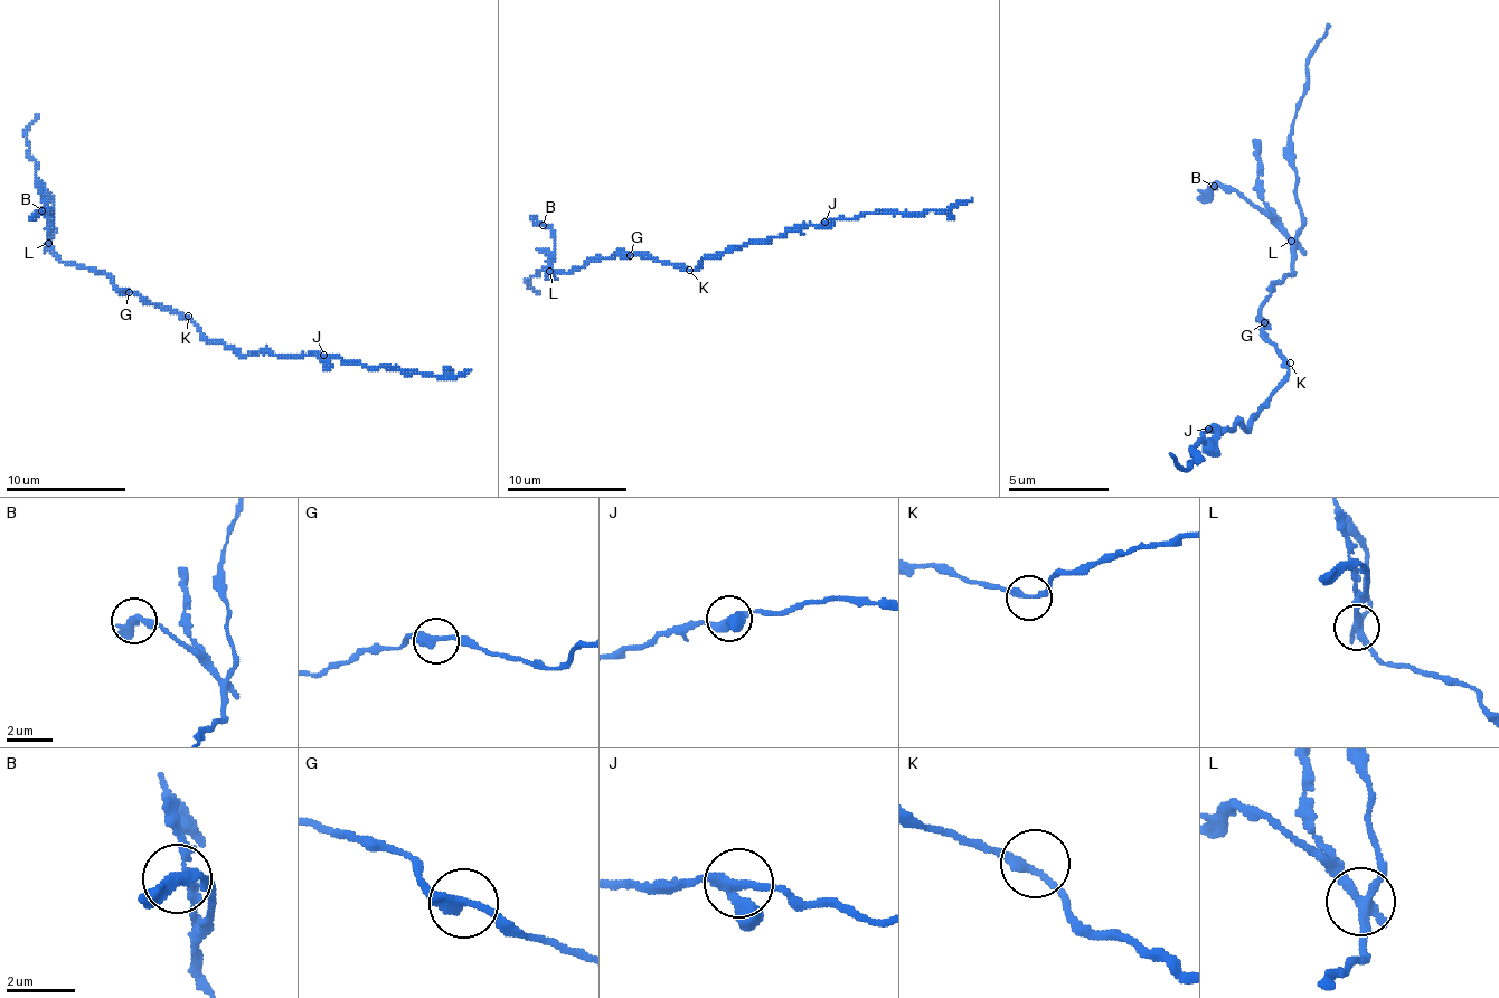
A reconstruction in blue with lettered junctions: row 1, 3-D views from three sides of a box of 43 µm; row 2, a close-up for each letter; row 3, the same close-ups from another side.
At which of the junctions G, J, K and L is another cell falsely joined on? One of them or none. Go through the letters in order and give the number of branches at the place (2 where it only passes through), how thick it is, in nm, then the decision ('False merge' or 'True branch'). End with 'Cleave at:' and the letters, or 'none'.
G: Branches: 2. Thickness 320 nm. True branch
J: Branches: 3. Thickness 280 nm. True branch
K: Branches: 2. Thickness 220 nm. True branch
L: Branches: 3. Thickness 280 nm. False merge
Cleave at: L

